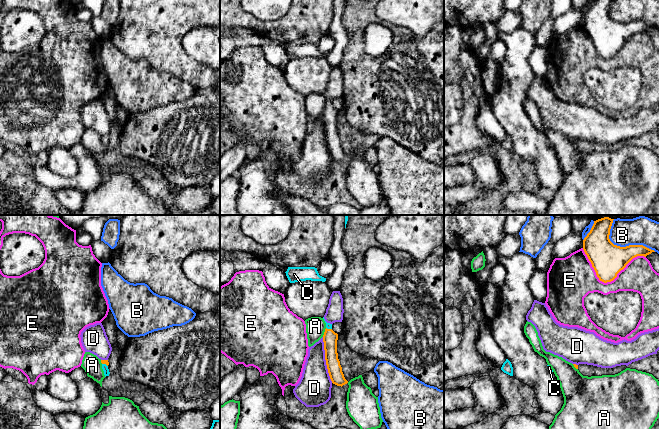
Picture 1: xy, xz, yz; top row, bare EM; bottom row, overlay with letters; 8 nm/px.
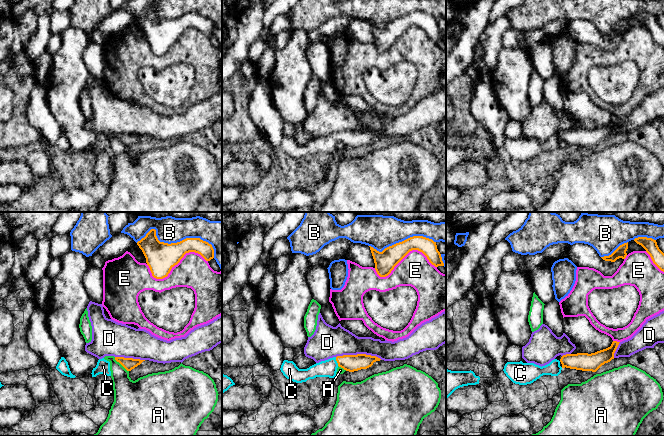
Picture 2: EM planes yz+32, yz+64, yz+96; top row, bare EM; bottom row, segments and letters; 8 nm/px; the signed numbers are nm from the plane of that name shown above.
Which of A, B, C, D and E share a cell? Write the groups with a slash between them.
A / B / C / D / E

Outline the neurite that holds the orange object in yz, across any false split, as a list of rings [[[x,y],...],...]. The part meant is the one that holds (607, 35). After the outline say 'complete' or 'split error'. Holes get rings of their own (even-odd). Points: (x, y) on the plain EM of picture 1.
[[[593,0],[583,16],[583,26],[597,53],[604,59],[613,57],[633,34],[646,33],[655,28],[643,21],[614,21],[609,15],[611,2],[612,0]]] | complete

